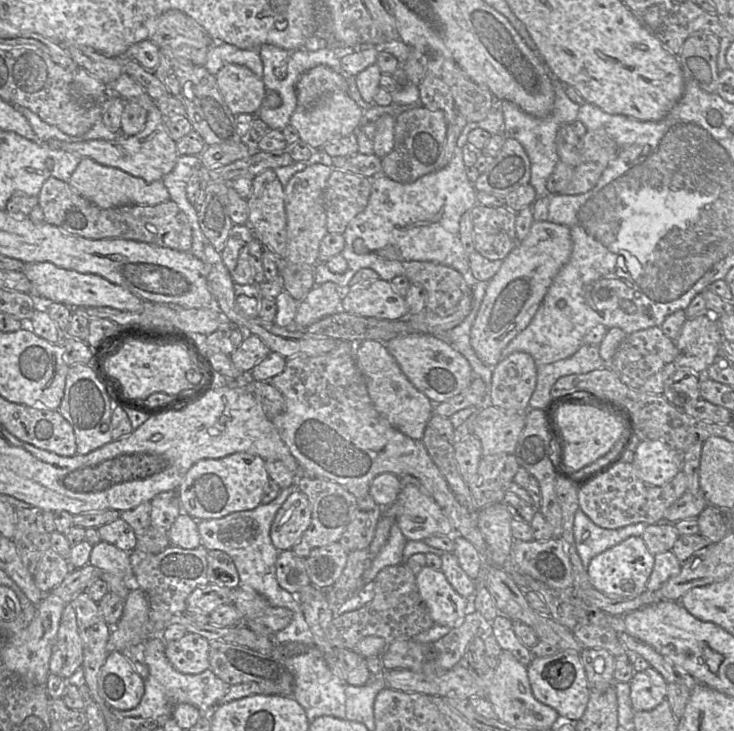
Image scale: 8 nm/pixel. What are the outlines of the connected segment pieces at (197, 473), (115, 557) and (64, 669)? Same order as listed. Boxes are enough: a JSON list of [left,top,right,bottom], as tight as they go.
[[176,452,270,521],[89,541,134,599],[49,604,83,679]]

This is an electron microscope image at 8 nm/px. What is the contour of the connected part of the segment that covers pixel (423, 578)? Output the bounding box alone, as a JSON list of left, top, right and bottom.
[416,567,474,627]

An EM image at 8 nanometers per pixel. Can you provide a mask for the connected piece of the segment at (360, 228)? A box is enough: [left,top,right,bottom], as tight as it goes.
[314,100,506,289]

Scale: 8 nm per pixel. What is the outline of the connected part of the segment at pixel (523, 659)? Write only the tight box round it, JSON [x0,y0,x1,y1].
[490,613,535,666]

